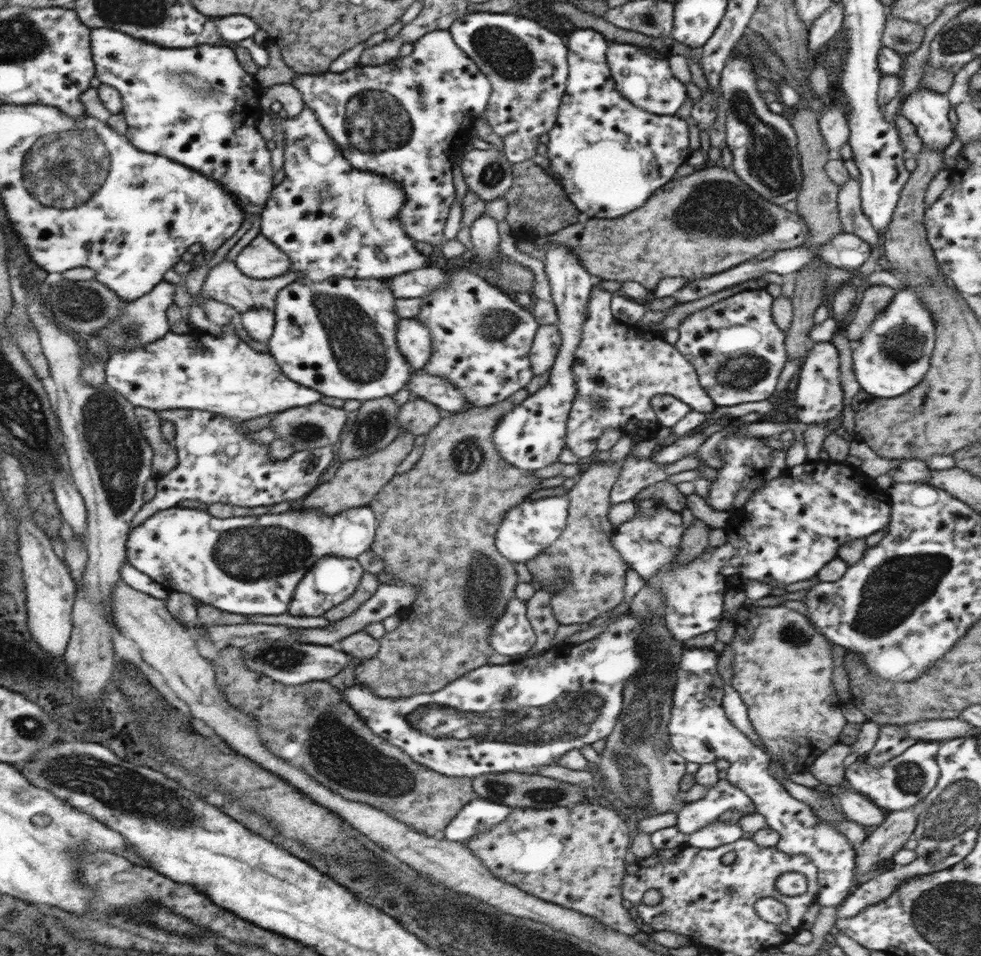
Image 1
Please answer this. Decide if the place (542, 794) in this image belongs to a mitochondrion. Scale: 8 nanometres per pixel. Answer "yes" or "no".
yes

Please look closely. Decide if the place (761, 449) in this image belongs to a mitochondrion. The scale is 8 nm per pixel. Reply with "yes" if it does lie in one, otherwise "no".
no

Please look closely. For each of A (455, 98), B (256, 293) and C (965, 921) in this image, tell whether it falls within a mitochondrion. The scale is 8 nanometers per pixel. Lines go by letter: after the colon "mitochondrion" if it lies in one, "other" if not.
A: other
B: mitochondrion
C: mitochondrion

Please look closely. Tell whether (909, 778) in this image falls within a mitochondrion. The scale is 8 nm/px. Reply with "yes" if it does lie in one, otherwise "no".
yes

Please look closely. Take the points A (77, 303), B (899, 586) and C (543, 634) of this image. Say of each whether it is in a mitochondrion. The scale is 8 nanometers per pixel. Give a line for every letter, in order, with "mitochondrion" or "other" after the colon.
A: mitochondrion
B: mitochondrion
C: other

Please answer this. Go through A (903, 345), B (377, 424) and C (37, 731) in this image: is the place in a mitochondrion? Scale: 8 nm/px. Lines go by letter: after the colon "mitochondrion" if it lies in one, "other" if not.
A: mitochondrion
B: mitochondrion
C: mitochondrion

